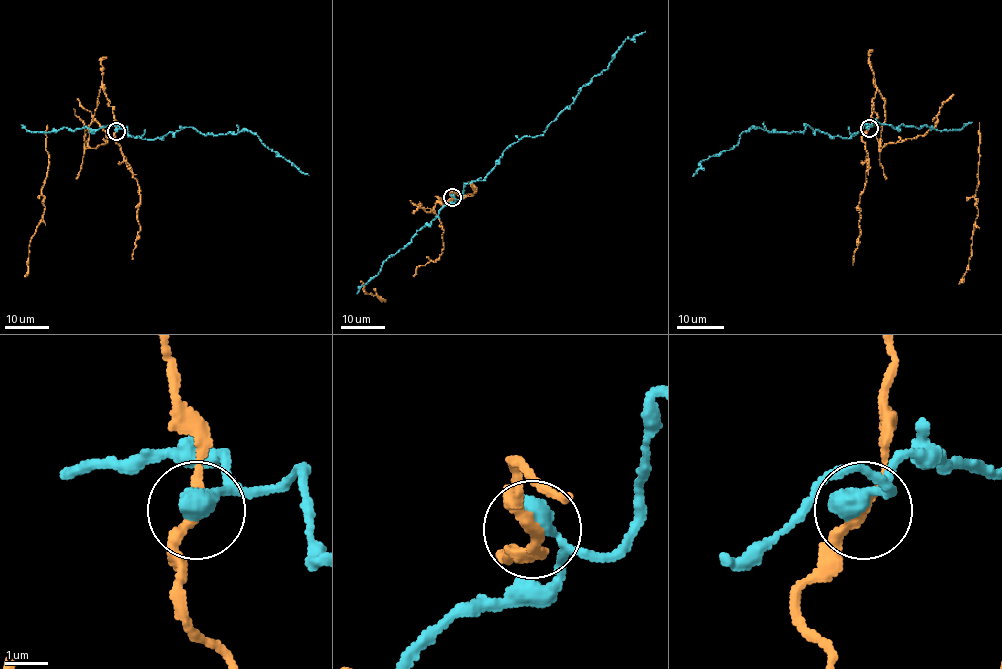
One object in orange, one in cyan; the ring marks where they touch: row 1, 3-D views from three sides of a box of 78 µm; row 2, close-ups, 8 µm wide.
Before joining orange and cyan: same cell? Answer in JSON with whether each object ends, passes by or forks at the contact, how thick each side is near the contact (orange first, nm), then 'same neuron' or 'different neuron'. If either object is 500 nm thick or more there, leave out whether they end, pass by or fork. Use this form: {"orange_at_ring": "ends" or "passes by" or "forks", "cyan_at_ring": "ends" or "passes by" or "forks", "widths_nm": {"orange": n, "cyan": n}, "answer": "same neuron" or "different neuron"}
{"orange_at_ring": "passes by", "cyan_at_ring": "passes by", "widths_nm": {"orange": 240, "cyan": 400}, "answer": "different neuron"}

